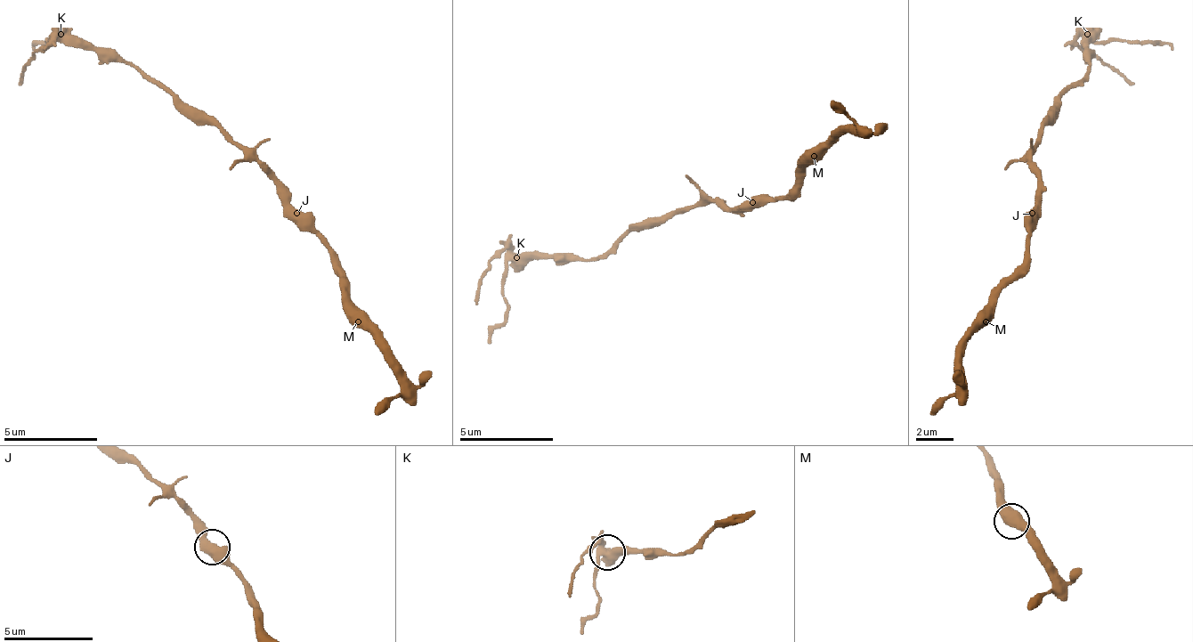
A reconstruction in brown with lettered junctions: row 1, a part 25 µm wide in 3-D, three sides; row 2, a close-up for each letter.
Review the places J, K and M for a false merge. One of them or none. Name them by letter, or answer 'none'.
K

